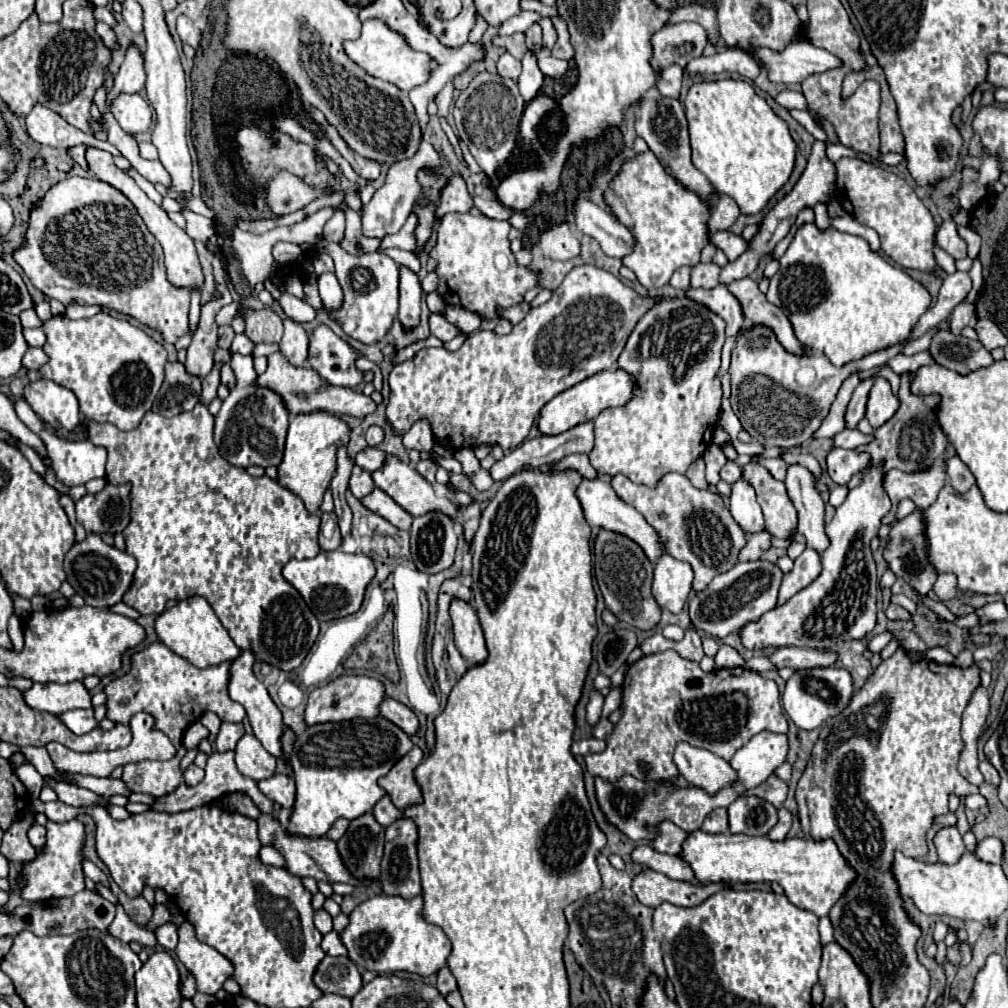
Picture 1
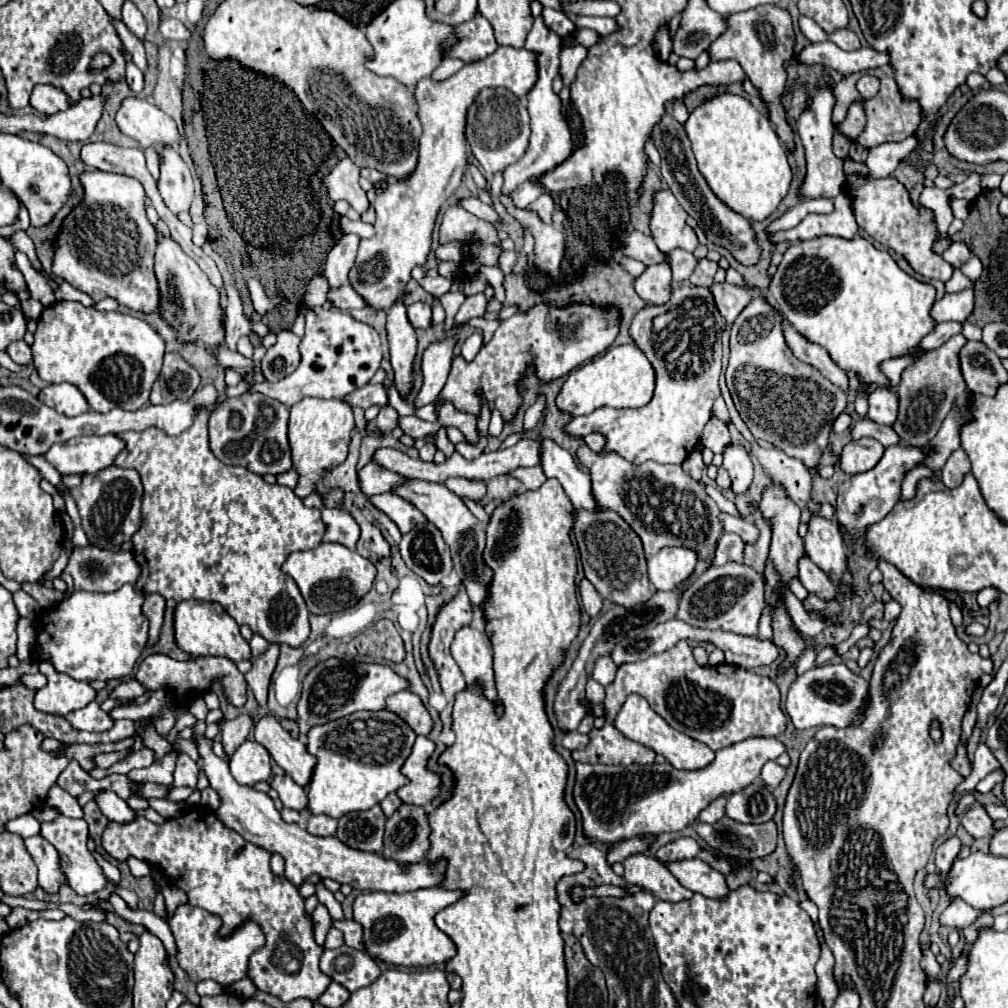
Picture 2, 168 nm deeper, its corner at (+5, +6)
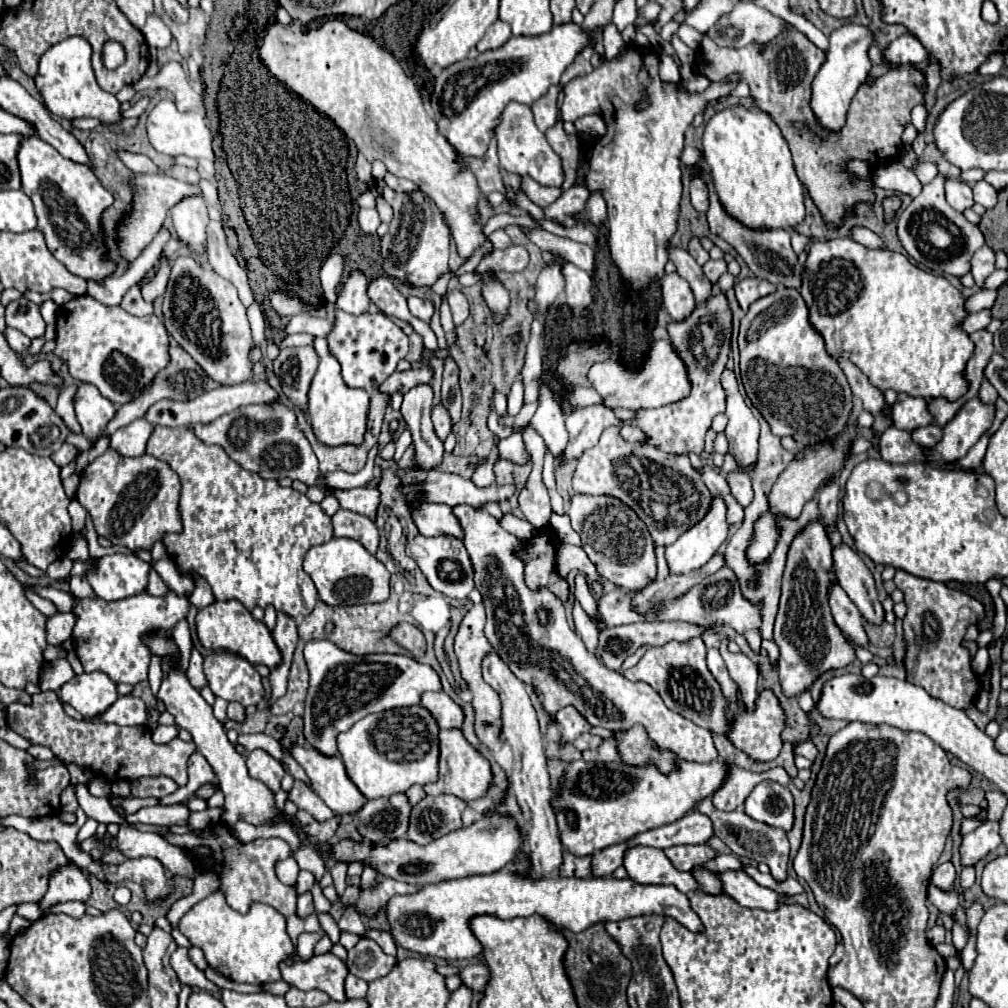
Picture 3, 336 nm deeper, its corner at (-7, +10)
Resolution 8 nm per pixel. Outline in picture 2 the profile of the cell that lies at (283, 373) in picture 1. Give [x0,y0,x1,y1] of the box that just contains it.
[346,383,388,409]

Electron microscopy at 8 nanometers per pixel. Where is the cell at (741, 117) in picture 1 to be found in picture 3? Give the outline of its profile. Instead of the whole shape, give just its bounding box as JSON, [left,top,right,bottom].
[702,105,804,229]

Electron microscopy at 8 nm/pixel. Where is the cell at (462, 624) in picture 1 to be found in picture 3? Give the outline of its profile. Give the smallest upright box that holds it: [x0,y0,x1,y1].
[482,651,562,877]

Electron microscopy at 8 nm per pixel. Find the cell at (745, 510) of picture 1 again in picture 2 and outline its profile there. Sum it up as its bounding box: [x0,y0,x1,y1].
[722,443,752,493]

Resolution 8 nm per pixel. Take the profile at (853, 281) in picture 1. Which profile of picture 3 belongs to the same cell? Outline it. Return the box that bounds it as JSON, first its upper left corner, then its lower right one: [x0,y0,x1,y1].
[800,237,974,401]

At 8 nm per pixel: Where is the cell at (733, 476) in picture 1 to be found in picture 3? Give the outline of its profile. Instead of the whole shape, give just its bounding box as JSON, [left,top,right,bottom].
[726,469,754,507]

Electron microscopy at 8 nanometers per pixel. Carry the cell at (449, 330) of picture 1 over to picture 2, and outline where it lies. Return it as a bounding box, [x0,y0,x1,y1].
[408,303,432,327]

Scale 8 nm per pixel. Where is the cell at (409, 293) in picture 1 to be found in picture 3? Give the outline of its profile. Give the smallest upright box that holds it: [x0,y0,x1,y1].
[402,385,442,469]

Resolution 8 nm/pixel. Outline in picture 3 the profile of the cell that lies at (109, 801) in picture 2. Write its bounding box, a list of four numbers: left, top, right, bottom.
[126,803,190,827]

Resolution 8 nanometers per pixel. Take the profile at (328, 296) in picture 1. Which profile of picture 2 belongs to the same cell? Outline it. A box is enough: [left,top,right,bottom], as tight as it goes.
[328,285,366,311]

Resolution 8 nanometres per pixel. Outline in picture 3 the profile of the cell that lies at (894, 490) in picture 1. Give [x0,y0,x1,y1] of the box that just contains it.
[978,379,998,405]

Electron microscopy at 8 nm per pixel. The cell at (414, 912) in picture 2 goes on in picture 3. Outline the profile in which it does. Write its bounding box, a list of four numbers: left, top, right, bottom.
[386,869,702,959]

